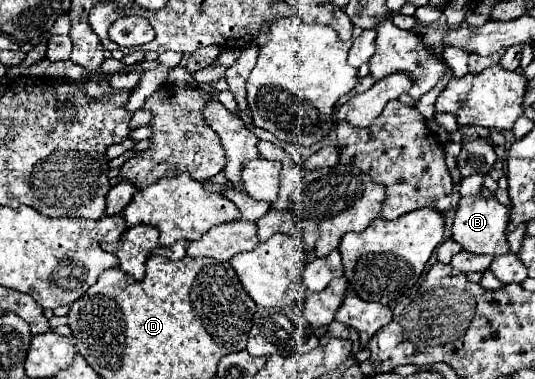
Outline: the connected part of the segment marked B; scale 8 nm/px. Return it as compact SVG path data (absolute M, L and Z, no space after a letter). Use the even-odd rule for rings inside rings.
M494 195L486 197L462 197L456 207L456 217L452 225L452 239L464 247L464 251L474 255L504 255L510 253L510 245L506 241L508 227L508 207L496 201Z

